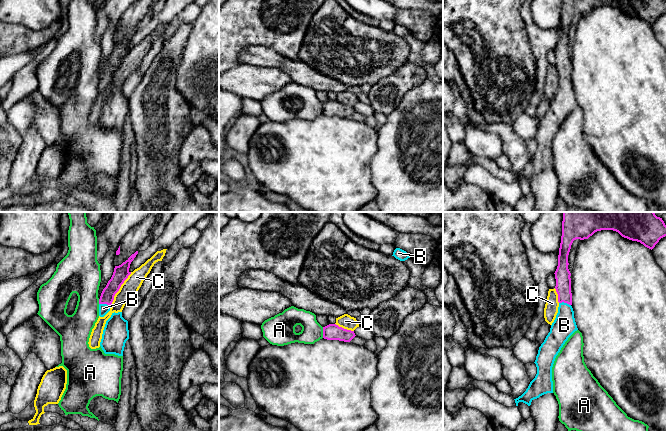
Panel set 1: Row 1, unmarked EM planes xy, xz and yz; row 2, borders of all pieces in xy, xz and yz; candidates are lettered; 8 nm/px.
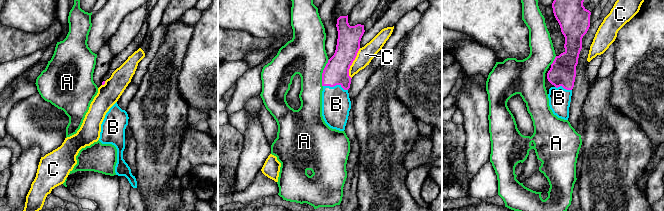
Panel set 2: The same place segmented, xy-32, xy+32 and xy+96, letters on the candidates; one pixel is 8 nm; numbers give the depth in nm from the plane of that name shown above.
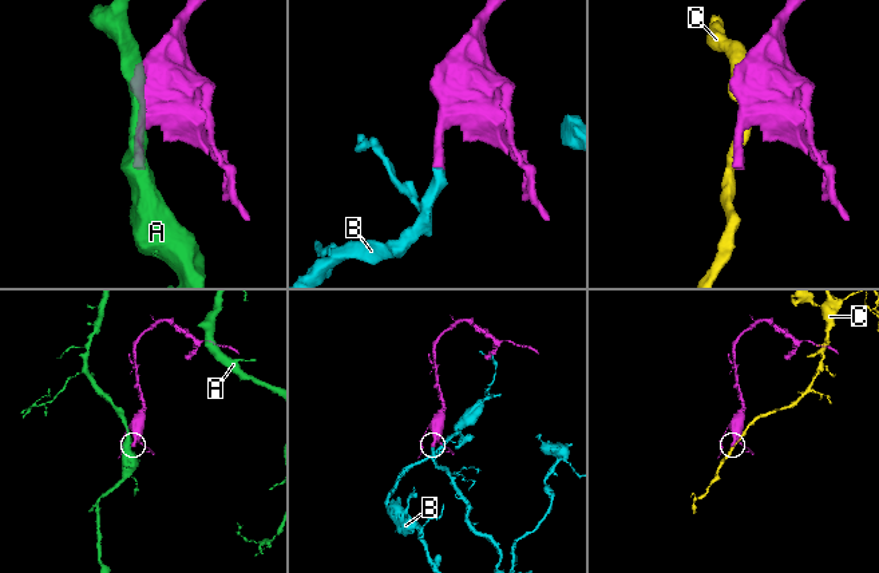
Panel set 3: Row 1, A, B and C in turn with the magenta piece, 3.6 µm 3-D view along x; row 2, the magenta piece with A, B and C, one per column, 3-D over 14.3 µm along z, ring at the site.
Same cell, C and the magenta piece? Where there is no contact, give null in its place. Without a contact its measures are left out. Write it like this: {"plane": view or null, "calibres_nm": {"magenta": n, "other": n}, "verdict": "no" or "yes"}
{"plane": "xy", "calibres_nm": {"magenta": 120, "other": 140}, "verdict": "no"}

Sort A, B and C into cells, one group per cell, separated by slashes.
A / B / C

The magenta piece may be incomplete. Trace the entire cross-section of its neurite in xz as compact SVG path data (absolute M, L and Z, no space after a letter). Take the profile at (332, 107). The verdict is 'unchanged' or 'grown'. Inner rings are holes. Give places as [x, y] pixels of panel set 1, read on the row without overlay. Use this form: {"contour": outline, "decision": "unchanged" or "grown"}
{"contour": "M336 100L323 103L323 114L327 116L350 118L355 112L354 107L344 105Z", "decision": "unchanged"}

